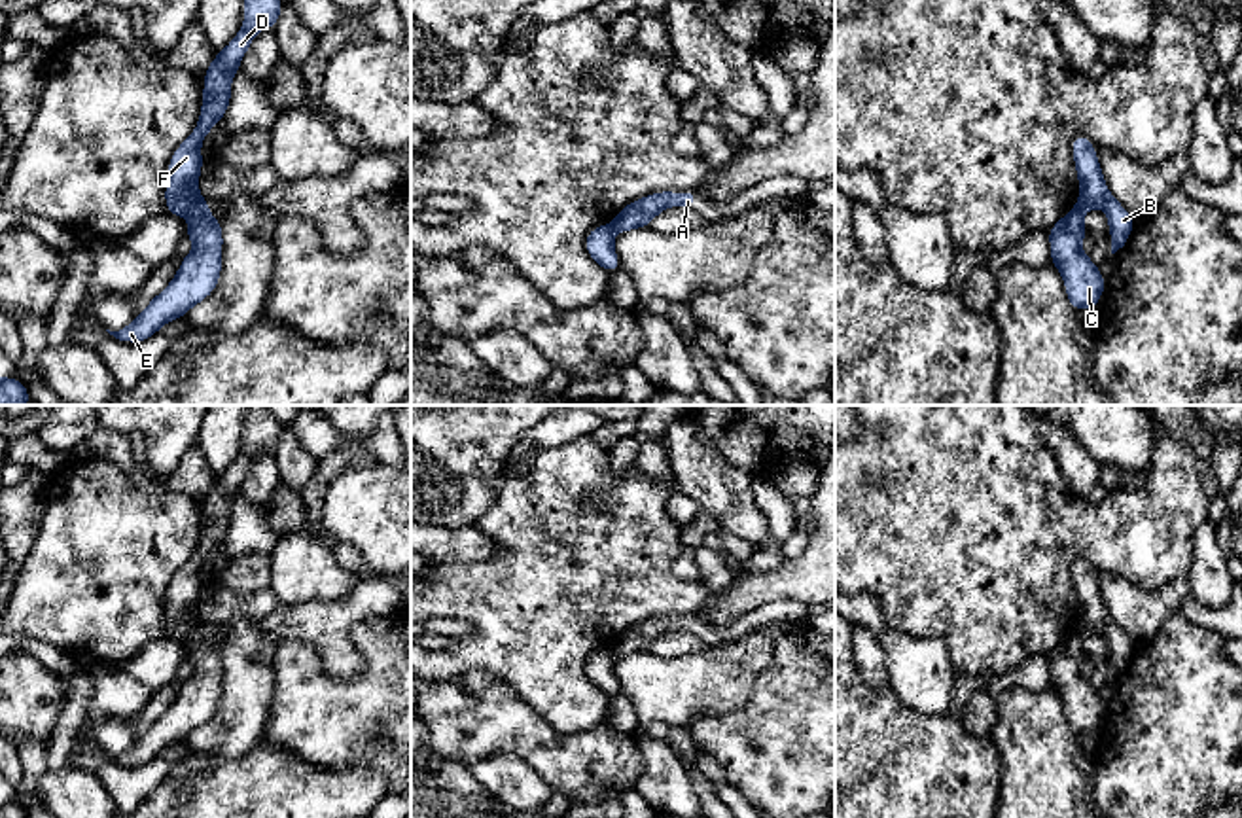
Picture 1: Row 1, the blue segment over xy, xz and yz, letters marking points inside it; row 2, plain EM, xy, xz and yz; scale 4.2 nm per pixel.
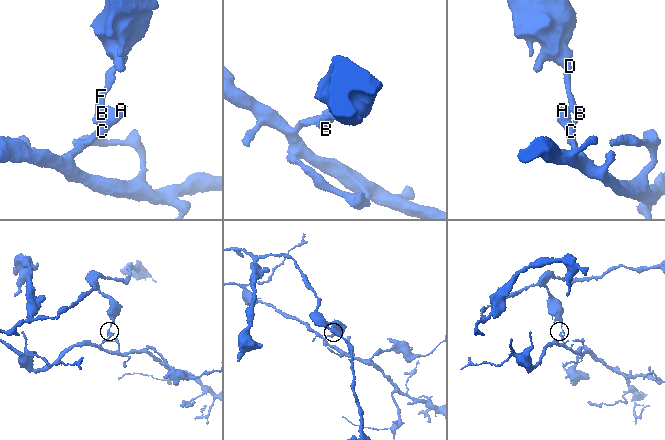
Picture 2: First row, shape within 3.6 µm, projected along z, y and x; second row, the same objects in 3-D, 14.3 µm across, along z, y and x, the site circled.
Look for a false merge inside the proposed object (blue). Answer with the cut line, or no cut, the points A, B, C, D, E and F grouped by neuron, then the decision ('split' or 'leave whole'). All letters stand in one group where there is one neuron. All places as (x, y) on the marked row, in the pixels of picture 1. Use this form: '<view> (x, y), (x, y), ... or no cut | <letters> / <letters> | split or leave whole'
xy (199, 195), (182, 216) | A C E / B D F | split

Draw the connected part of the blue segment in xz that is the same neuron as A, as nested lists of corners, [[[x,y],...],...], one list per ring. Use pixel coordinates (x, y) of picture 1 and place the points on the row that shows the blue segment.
[[[659,191],[646,195],[638,201],[625,204],[619,214],[610,222],[610,227],[619,231],[632,231],[638,227],[648,227],[651,220],[670,206],[695,208],[699,199],[697,191]]]

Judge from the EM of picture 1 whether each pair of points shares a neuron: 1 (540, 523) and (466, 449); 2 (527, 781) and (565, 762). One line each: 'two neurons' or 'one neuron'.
1: two neurons
2: two neurons

